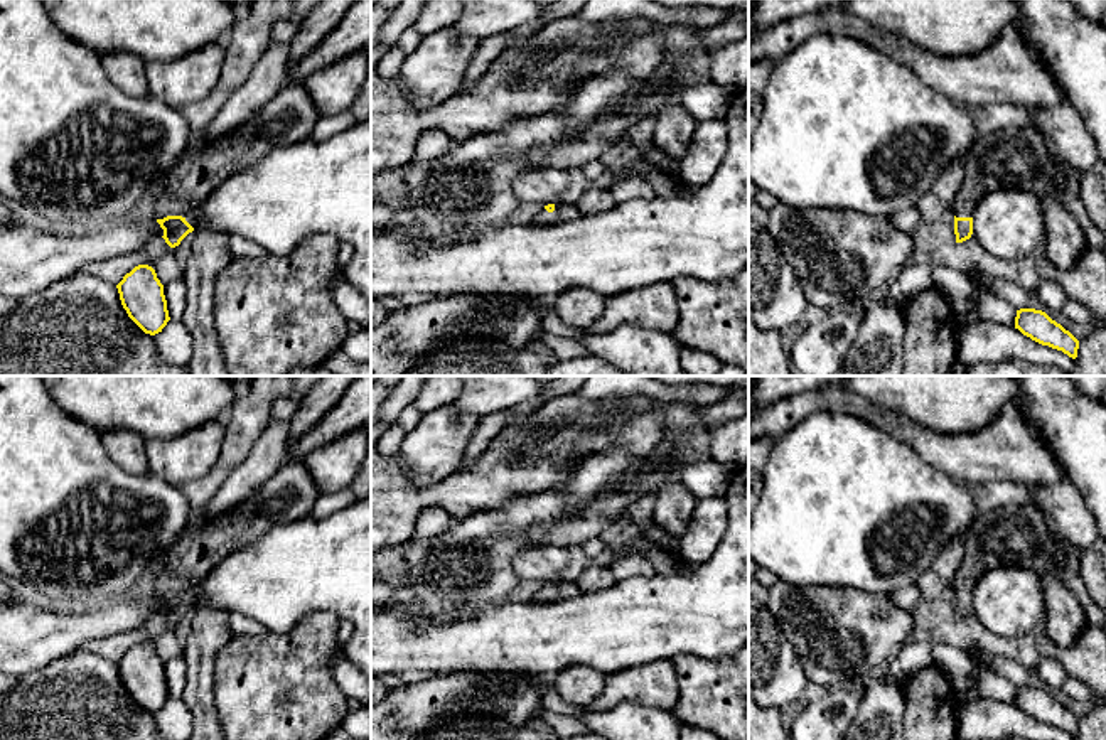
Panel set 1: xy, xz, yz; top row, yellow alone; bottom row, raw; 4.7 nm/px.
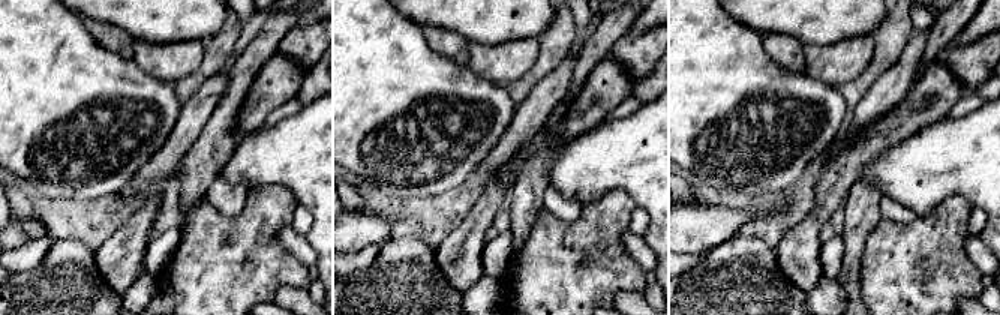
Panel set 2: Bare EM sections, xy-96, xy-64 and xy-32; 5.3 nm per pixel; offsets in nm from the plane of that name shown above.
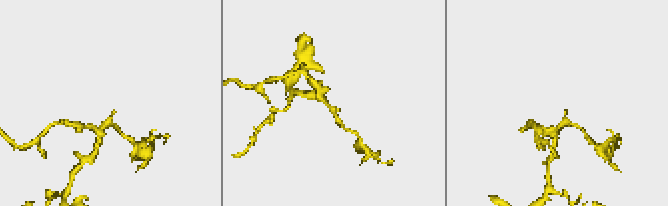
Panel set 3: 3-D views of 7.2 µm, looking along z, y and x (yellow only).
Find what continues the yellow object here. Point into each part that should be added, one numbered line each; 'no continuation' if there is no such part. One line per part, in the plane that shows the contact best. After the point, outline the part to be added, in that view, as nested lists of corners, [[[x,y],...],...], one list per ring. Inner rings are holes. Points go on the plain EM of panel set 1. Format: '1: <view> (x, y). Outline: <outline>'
1: xy (290, 494). Outline: [[[300,460],[287,462],[243,504],[212,516],[204,509],[191,517],[164,556],[157,597],[182,593],[189,602],[206,575],[229,555],[250,546],[271,528],[309,514],[320,492]]]

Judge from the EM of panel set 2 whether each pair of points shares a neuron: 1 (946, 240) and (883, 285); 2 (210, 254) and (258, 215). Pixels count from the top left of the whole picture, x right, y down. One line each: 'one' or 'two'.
1: one
2: one

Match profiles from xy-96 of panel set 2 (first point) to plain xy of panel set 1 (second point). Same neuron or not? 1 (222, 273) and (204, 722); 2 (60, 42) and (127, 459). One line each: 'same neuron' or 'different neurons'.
1: different neurons
2: different neurons

